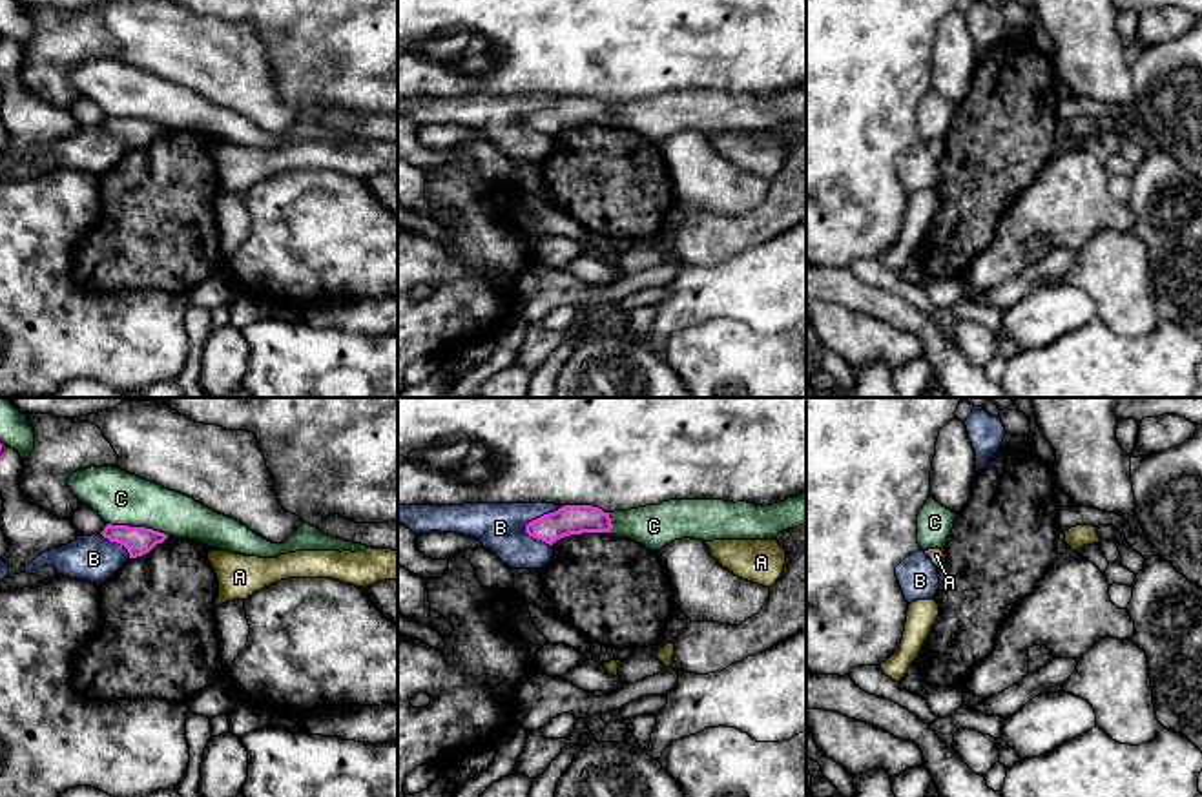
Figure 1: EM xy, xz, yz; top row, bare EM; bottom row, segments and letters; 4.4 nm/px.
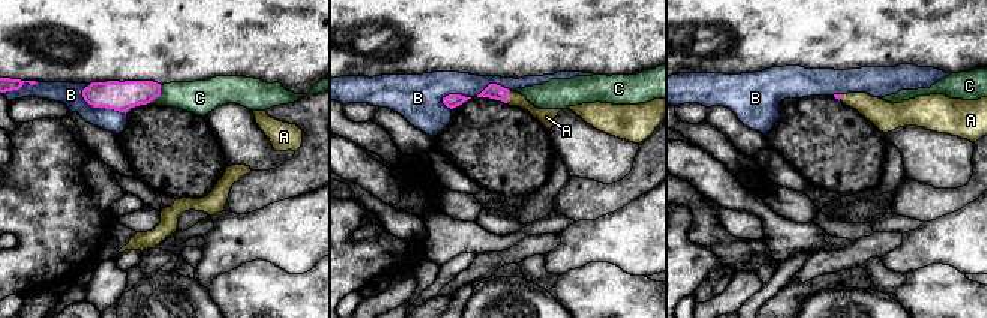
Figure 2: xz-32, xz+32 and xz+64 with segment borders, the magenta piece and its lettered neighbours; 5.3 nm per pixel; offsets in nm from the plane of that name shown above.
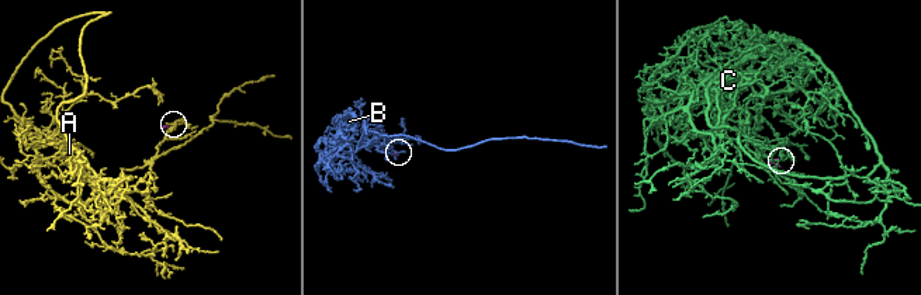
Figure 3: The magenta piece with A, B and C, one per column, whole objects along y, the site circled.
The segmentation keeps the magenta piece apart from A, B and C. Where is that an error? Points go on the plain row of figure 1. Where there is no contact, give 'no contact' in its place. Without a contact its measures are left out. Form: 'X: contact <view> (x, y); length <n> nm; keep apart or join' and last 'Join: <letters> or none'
A: contact yz (929, 143); length 40 nm; join
B: contact xz (540, 108); length 200 nm; keep apart
C: contact xy (139, 119); length 280 nm; keep apart
Join: A

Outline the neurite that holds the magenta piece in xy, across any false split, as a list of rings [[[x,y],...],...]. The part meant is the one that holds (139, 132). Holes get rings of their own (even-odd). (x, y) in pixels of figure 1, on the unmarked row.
[[[108,115],[100,126],[109,133],[124,137],[130,150],[150,144],[157,135],[162,135],[168,129],[168,126],[153,120],[111,115]]]

